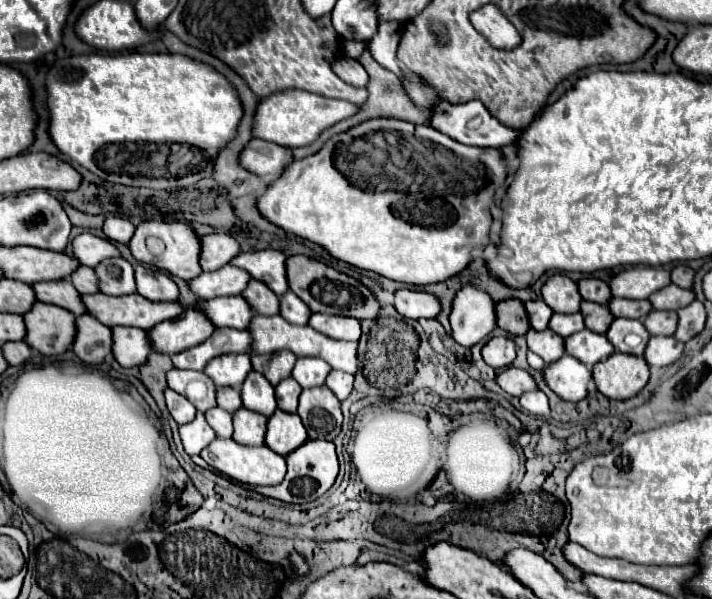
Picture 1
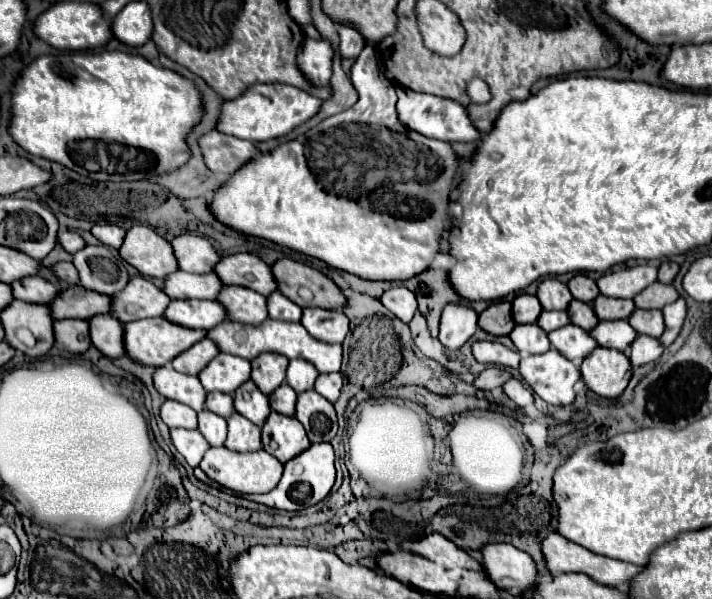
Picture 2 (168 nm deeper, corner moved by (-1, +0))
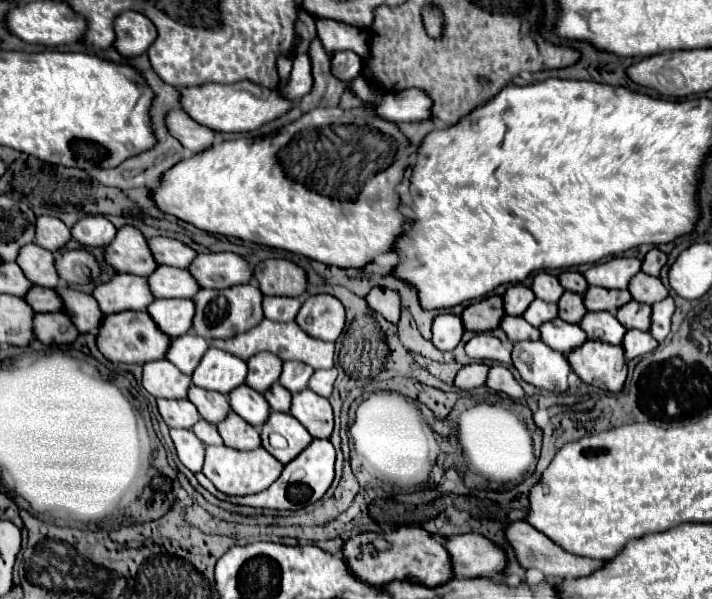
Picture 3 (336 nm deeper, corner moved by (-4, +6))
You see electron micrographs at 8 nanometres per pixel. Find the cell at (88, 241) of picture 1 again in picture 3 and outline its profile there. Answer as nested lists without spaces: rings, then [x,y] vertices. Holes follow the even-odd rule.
[[[38,216],[36,220],[36,238],[34,242],[50,252],[56,252],[64,248],[64,244],[70,240],[70,228],[54,218],[54,216]]]

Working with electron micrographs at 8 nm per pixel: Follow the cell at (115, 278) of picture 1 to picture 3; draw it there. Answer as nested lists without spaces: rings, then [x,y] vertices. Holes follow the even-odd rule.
[[[86,250],[62,252],[56,256],[54,266],[58,266],[58,276],[66,284],[88,284],[100,276],[100,264]]]

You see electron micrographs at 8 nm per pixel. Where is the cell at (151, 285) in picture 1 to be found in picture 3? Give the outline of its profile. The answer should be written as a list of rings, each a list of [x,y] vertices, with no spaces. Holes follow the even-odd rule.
[[[116,274],[108,282],[96,284],[92,296],[104,314],[122,310],[146,310],[146,306],[154,300],[148,290],[148,282],[130,274]]]

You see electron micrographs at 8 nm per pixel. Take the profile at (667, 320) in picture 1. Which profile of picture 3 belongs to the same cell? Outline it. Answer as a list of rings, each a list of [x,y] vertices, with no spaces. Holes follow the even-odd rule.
[[[632,300],[630,304],[624,304],[622,308],[618,308],[618,322],[624,328],[638,328],[638,330],[648,330],[650,328],[650,314],[652,308],[648,304],[640,304],[636,300]]]

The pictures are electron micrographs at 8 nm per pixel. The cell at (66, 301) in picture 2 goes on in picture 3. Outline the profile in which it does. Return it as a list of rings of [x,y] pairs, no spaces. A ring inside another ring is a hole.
[[[32,286],[30,292],[24,296],[26,304],[34,308],[34,312],[60,312],[62,310],[62,300],[52,288],[42,288],[42,286]]]

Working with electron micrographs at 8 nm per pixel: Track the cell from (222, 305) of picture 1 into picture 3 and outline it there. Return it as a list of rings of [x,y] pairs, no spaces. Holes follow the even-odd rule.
[[[154,300],[150,308],[150,318],[158,322],[162,332],[170,338],[178,338],[192,328],[194,302],[192,300]]]

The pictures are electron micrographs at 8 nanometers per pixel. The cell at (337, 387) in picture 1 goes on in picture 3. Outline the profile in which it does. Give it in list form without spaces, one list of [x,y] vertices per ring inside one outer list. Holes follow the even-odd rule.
[[[336,368],[316,370],[316,372],[310,376],[310,380],[308,380],[308,388],[310,388],[312,392],[316,392],[318,396],[328,398],[328,396],[332,394],[334,380],[336,380]]]

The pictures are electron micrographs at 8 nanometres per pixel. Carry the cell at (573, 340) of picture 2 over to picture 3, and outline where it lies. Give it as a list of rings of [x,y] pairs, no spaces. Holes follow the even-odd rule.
[[[560,318],[540,324],[538,330],[540,330],[540,340],[544,344],[548,344],[550,348],[556,348],[562,354],[566,354],[566,352],[570,352],[570,348],[578,348],[578,346],[582,346],[582,342],[586,342],[586,332],[578,324],[568,324]]]

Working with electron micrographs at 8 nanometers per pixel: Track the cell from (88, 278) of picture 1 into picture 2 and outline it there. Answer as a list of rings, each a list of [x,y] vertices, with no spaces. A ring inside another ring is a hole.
[[[57,262],[53,268],[53,274],[49,274],[51,280],[63,280],[65,284],[79,284],[79,276],[77,270],[73,266],[73,262]]]

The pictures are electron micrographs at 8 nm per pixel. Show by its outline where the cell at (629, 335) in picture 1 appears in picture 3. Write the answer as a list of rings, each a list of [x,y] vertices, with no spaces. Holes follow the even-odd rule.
[[[586,312],[580,320],[580,328],[586,330],[588,340],[600,340],[608,344],[622,344],[626,328],[610,312]]]

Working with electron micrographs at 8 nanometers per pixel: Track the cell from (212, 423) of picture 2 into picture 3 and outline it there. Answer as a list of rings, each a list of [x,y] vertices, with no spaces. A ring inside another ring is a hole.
[[[198,420],[198,422],[194,424],[192,432],[202,440],[204,446],[212,446],[212,444],[214,444],[214,446],[220,446],[220,444],[222,444],[222,438],[220,438],[216,426],[208,424],[206,420]]]

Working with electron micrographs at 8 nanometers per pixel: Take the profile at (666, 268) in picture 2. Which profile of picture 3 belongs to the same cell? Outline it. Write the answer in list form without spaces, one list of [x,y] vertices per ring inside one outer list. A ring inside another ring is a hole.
[[[652,248],[646,256],[644,256],[644,262],[642,262],[642,272],[650,274],[650,276],[658,276],[660,268],[666,264],[666,254],[658,248]]]

